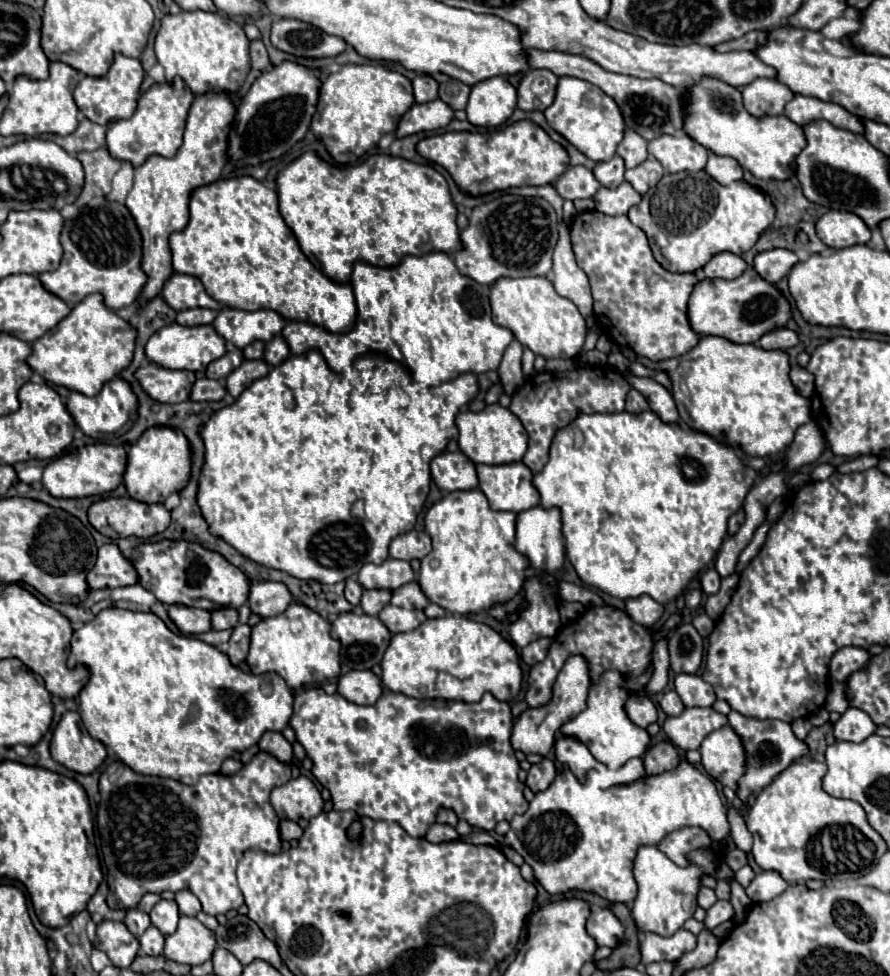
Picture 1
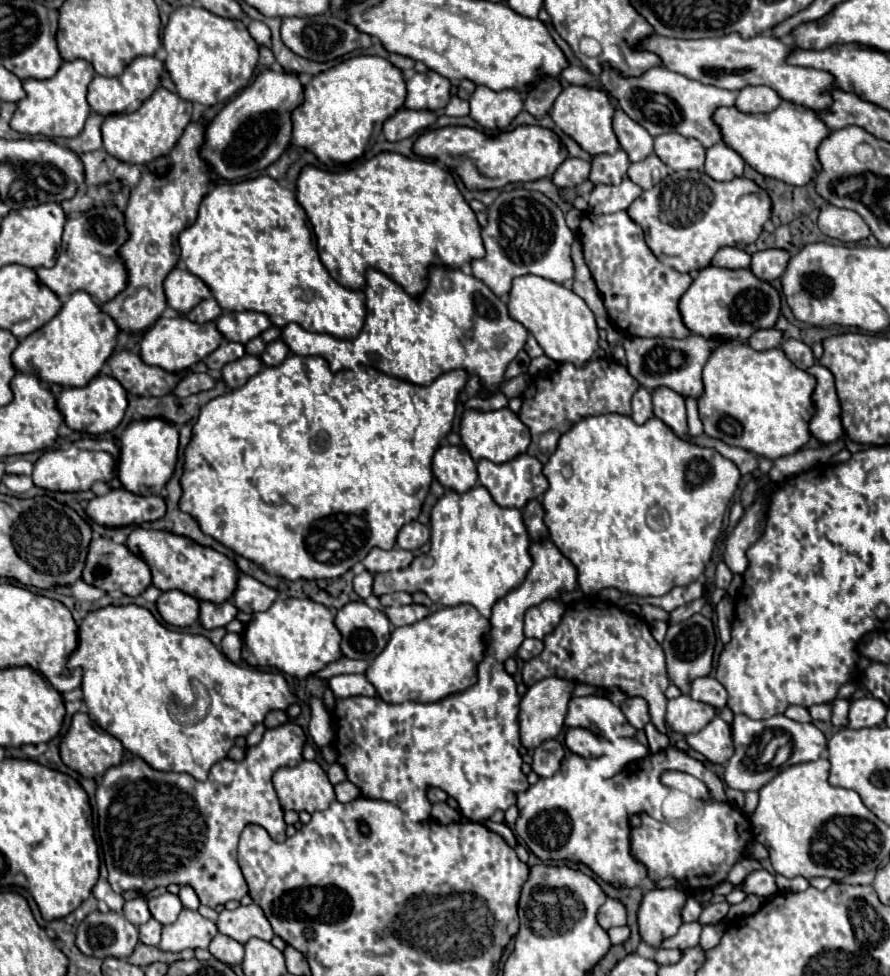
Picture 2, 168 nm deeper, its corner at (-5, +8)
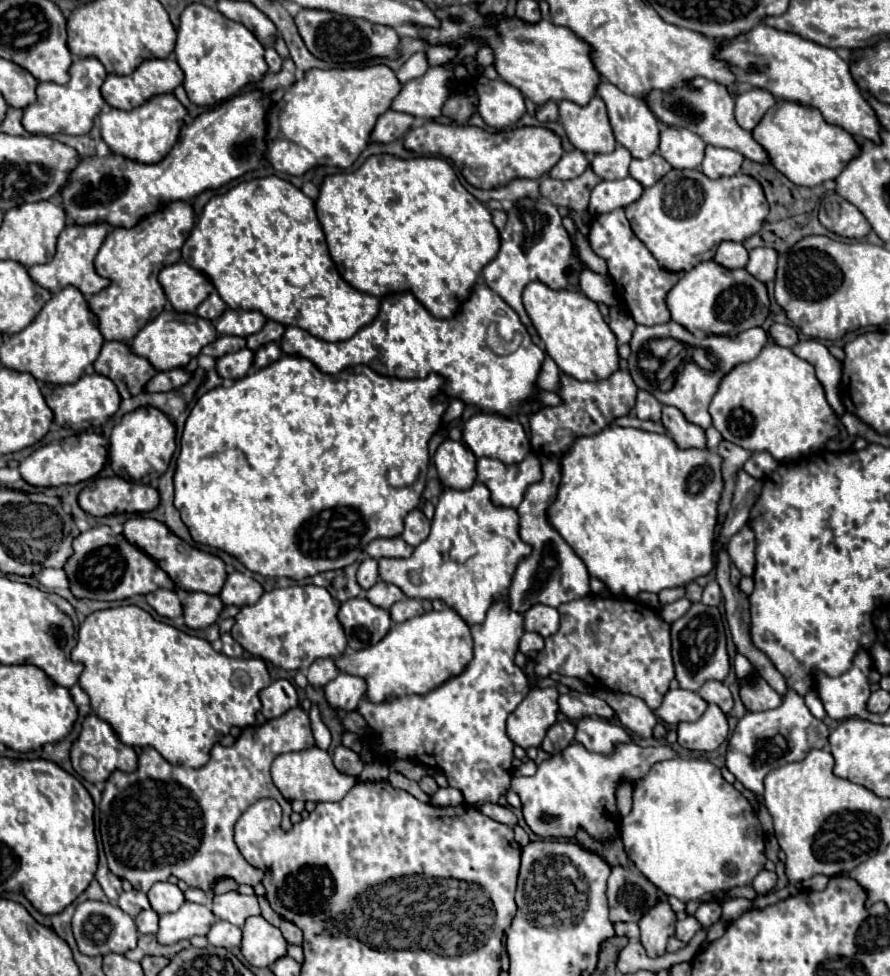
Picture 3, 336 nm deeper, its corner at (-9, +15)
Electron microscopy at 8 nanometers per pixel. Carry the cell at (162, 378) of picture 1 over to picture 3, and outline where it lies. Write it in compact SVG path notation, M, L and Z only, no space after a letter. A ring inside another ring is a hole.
M119 341L103 343L101 353L93 363L93 369L99 375L111 377L121 397L139 395L145 383L157 373L147 359L133 355L127 343L119 343Z

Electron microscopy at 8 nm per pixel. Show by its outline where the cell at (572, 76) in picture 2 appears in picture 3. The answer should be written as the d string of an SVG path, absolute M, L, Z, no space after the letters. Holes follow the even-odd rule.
M603 81L599 85L599 97L605 101L605 107L607 107L609 121L611 121L617 143L623 145L625 149L629 149L629 153L635 159L651 157L659 147L659 129L661 129L661 125L655 119L655 115L649 111L647 103L643 99L637 99L637 97L631 97L627 93L623 93L615 85L611 85L609 81Z

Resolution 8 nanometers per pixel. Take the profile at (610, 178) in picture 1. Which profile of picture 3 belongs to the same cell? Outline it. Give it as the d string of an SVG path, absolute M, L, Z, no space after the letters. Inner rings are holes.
M617 145L613 153L607 155L595 155L591 161L591 169L601 177L601 179L623 179L629 175L629 163L631 163L631 153Z

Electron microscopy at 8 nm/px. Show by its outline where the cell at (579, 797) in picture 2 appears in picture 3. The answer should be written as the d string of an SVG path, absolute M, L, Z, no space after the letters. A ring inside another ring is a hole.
M571 743L561 753L549 755L537 767L533 777L513 777L511 789L519 795L523 805L523 819L533 833L543 839L573 837L583 827L595 839L611 839L619 831L619 813L615 807L615 789L623 777L641 779L651 765L663 759L673 759L675 751L669 745L641 747L623 743L611 755L587 751L579 743Z

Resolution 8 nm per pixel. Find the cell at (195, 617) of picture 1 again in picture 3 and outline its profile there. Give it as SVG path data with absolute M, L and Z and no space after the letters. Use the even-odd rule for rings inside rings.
M157 589L157 591L149 593L149 595L145 595L145 599L157 611L157 615L161 615L161 617L175 619L175 617L181 617L183 615L181 599L171 589Z

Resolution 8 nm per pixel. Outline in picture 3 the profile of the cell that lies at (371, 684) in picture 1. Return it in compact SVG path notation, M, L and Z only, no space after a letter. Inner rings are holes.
M343 671L325 685L325 699L331 709L355 711L363 695L365 695L365 681L361 677L347 675Z

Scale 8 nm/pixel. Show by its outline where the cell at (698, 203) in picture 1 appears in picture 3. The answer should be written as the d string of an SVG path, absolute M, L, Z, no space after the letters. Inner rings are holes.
M671 169L653 187L645 187L641 199L625 207L633 233L667 271L681 273L695 265L695 257L711 251L723 241L743 243L755 235L769 205L761 185L749 175L709 179L697 169Z

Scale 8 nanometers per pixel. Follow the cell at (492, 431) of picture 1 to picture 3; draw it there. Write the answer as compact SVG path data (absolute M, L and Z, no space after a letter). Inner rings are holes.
M473 415L463 427L463 443L475 457L493 457L505 465L515 465L529 453L529 441L523 427L501 415Z

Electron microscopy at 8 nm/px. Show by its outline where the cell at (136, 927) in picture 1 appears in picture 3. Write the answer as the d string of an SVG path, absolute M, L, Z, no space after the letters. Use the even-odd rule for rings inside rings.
M129 891L129 893L121 893L117 905L131 917L137 917L139 911L143 909L151 909L149 901L147 901L147 895L145 893L139 893L139 891Z

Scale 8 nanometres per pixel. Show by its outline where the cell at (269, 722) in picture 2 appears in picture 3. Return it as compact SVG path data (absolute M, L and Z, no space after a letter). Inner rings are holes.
M275 679L269 687L259 691L261 699L261 713L265 719L275 719L299 705L297 689L287 679Z

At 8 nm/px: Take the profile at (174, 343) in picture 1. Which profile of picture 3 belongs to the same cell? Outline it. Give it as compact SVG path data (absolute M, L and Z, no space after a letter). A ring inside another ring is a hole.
M165 309L155 321L149 321L131 341L131 351L139 357L151 361L157 371L169 371L185 367L193 357L201 353L205 345L217 339L217 331L211 321L197 317L195 313L177 313L173 309Z

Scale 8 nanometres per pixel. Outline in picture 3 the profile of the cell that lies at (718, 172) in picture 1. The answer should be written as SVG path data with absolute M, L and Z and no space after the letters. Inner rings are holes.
M707 145L705 149L705 159L701 163L701 173L705 173L711 179L719 179L719 177L729 177L729 175L737 175L743 163L743 155L727 149L727 147L715 147L715 145Z

